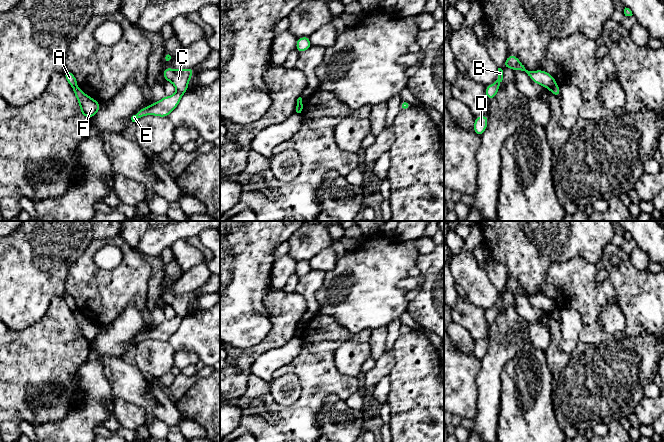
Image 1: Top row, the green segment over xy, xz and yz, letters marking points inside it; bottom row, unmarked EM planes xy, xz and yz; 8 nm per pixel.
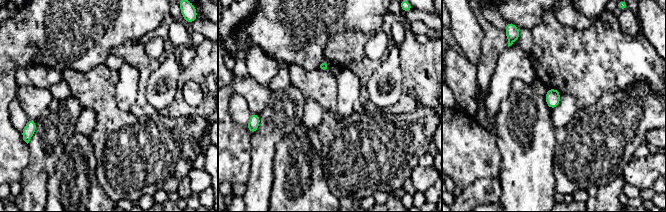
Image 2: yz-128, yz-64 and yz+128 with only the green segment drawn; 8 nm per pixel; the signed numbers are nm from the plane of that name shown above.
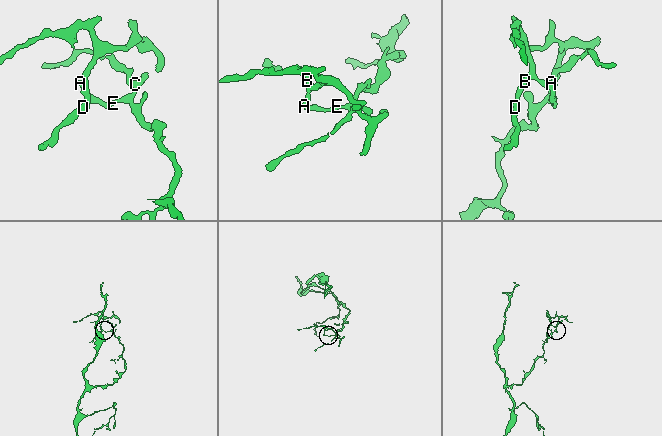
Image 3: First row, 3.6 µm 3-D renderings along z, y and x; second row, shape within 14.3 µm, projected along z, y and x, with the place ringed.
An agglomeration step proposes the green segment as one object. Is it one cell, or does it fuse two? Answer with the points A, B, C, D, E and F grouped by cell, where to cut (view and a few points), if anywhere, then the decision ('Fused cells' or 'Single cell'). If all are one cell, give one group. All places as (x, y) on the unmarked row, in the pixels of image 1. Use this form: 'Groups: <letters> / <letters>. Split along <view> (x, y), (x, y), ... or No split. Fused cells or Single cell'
Groups: A B D / C E F. Split along yz (555, 308), (549, 312). Fused cells

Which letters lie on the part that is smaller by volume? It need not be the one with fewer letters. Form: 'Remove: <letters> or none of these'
Remove: A, B, D

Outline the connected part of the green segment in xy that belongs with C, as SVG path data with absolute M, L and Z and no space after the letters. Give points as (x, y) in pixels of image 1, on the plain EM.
M164 292L163 300L166 305L171 306L177 315L172 320L165 320L160 325L139 334L131 341L132 346L146 339L168 341L168 339L178 330L183 318L188 314L188 306L194 297L194 292L174 294Z

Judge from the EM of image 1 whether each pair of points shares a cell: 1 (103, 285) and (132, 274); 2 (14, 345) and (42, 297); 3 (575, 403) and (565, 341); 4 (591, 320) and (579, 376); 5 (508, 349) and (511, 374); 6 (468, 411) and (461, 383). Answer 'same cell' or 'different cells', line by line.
1: same cell
2: different cells
3: different cells
4: different cells
5: different cells
6: same cell

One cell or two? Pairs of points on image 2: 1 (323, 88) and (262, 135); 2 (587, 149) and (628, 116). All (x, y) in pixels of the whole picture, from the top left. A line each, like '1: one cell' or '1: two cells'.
1: two cells
2: one cell

